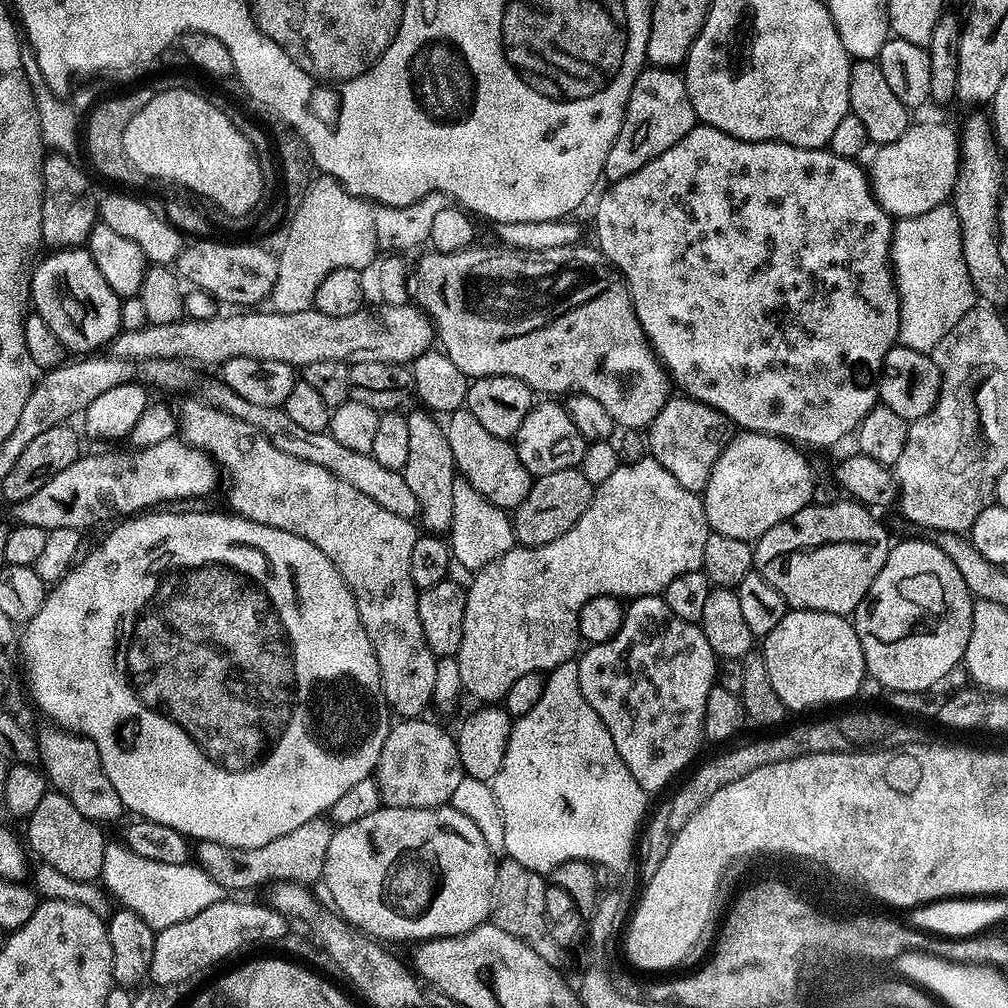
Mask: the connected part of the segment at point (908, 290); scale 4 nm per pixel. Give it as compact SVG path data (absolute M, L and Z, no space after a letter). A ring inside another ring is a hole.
M951 203L934 206L926 214L897 219L892 229L890 263L900 296L899 343L910 350L931 353L962 322L962 314L978 303L962 254L958 214Z

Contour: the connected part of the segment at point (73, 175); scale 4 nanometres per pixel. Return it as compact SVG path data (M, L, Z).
M48 154L44 160L42 173L42 199L40 202L40 234L43 243L49 244L49 249L63 250L66 248L79 248L87 245L88 235L92 227L98 223L98 200L92 197L92 184L88 176L72 161L68 154Z

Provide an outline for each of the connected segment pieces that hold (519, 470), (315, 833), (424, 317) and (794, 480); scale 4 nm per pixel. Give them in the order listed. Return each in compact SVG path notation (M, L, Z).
M467 407L459 408L447 417L446 431L459 475L468 480L470 486L474 486L478 494L482 494L482 498L499 508L515 510L522 498L530 494L534 477L526 470L526 466L522 466L515 447L509 441L490 434L490 430L485 430L482 422L478 422L478 418L474 418Z
M317 818L310 822L302 822L298 830L290 830L290 834L282 834L282 838L274 838L274 842L266 842L266 846L253 848L235 848L222 842L201 840L195 845L195 863L218 886L229 893L240 894L243 888L254 888L258 884L269 885L271 882L289 880L292 884L312 886L323 877L326 862L326 846L330 846L334 828L327 819Z
M383 302L377 303L377 308L371 306L365 307L363 310L355 312L354 314L346 314L346 318L334 318L330 314L322 314L315 310L300 313L278 313L269 310L236 310L233 316L223 316L217 314L211 320L193 320L185 318L178 324L149 324L148 327L142 330L130 330L129 332L121 331L120 335L112 341L110 348L119 359L125 362L193 362L197 360L200 364L213 364L219 366L226 363L230 358L262 358L263 360L273 360L274 362L286 362L293 366L303 366L310 362L326 362L327 360L341 360L343 364L353 365L361 364L362 362L386 362L387 364L402 364L407 365L409 362L416 360L423 352L429 351L434 344L434 325L428 319L428 313L421 310L419 307L413 306L411 303L407 304L386 304Z
M741 431L733 435L722 450L718 462L714 462L714 470L702 493L709 529L718 534L726 534L729 538L755 542L762 534L766 534L766 530L778 526L778 522L798 514L798 510L813 503L812 468L799 451L803 452L795 443L782 440L779 436L768 436L765 432Z

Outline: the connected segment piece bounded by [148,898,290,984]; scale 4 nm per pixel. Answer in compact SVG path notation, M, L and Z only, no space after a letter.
M225 898L214 902L214 906L206 906L206 910L198 910L198 914L194 914L194 918L186 918L186 922L159 929L148 971L151 983L183 984L191 981L191 976L222 963L227 956L251 944L283 941L290 932L288 917L277 908L264 904L243 904L240 898Z

